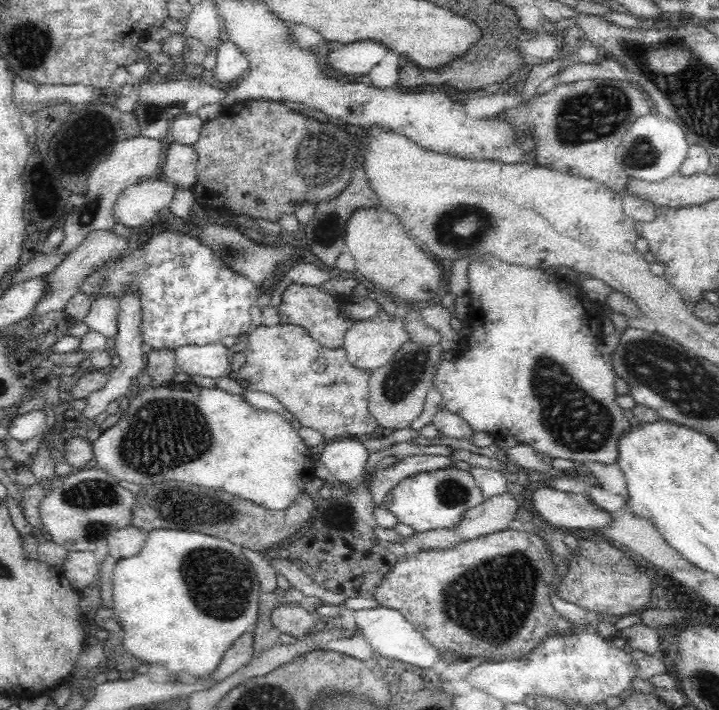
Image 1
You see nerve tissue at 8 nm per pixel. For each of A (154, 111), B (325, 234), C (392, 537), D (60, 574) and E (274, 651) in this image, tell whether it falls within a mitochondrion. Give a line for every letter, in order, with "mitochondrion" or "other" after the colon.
A: mitochondrion
B: mitochondrion
C: other
D: other
E: other

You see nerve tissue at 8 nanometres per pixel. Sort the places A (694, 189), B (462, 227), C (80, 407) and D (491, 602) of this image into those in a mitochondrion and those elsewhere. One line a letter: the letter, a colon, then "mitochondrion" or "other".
A: other
B: mitochondrion
C: other
D: mitochondrion

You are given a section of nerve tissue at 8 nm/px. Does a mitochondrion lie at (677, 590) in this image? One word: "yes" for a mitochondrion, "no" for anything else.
no

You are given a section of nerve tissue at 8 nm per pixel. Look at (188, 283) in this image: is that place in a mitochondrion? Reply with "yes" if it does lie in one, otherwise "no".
no

